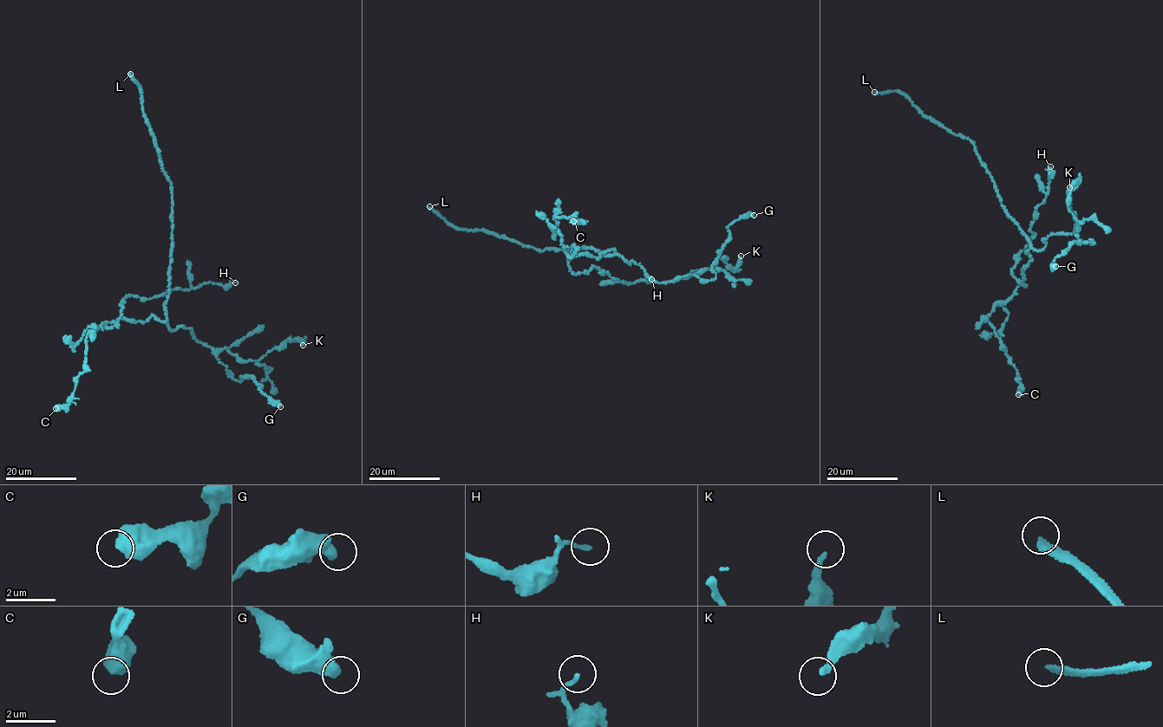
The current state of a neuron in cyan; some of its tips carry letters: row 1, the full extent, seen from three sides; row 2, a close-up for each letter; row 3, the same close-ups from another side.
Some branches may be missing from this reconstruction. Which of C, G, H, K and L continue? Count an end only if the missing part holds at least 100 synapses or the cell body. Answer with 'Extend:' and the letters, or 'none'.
Extend: L

